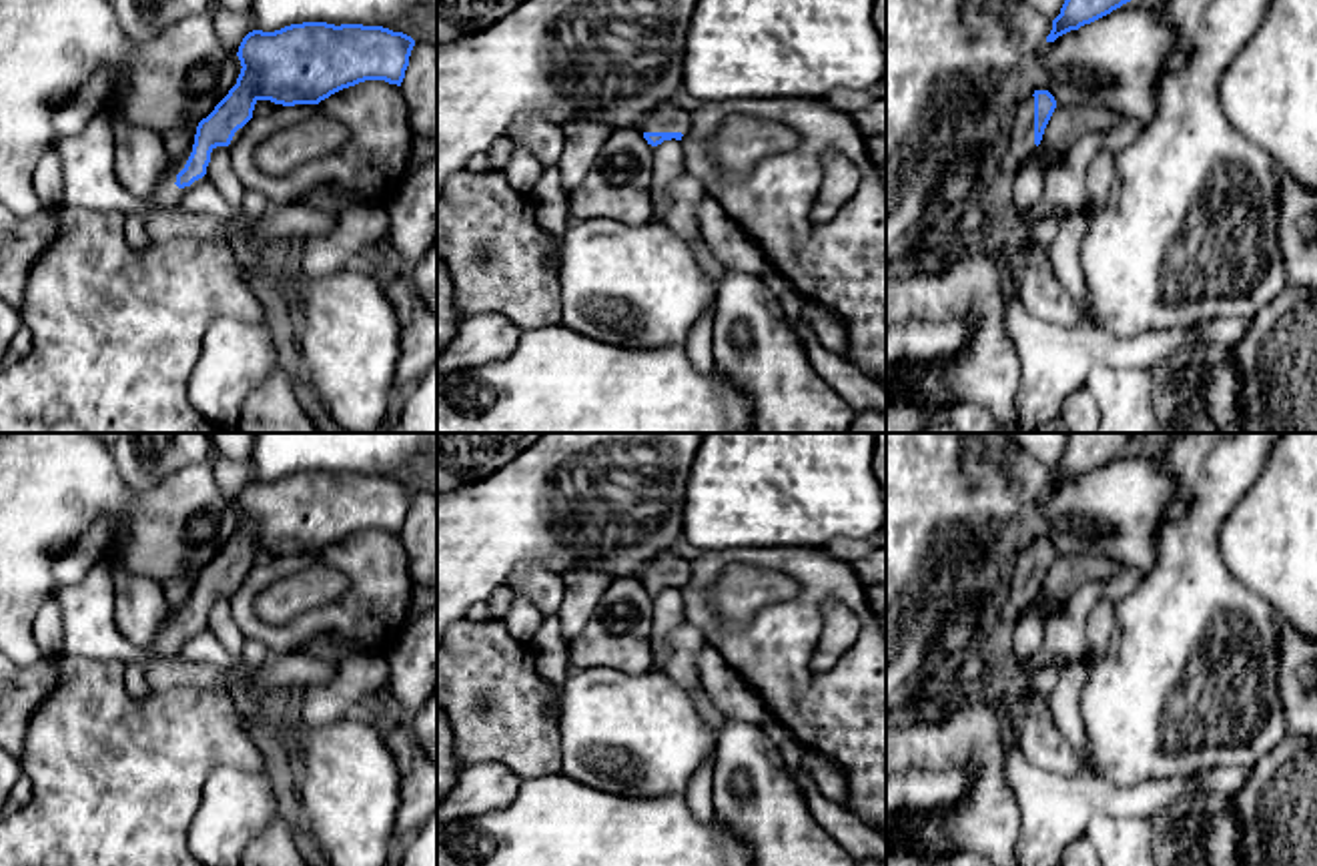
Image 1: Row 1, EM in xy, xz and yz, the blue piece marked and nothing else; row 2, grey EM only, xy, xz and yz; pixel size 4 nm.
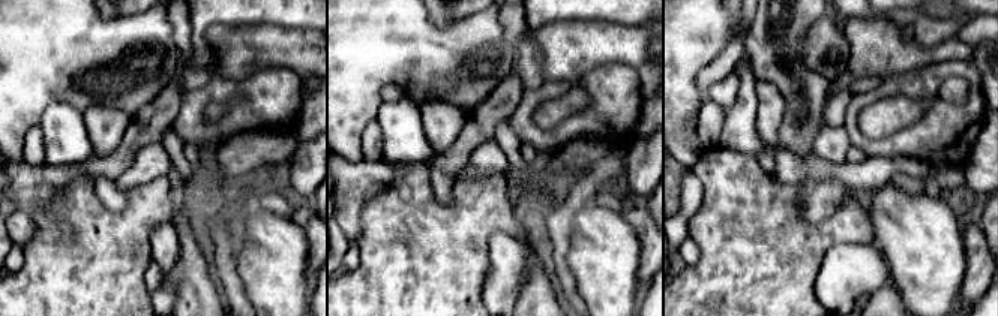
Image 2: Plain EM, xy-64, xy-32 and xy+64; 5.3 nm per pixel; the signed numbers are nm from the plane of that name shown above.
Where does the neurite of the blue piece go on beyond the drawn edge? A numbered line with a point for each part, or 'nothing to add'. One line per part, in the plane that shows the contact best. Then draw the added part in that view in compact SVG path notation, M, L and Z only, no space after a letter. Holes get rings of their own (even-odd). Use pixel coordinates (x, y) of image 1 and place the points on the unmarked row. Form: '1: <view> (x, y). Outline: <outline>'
1: xy (167, 644). Outline: M192 589L192 593L194 593L194 589ZM190 593L186 605L180 609L180 615L178 615L176 619L168 621L168 623L162 627L158 639L152 643L152 650L154 650L156 654L162 654L162 656L166 656L166 658L174 656L176 652L180 652L182 643L184 643L190 635L194 635L196 631L200 631L200 629L204 629L204 627L208 625L208 615L206 615L206 623L204 623L202 627L194 629L190 635L178 637L178 635L174 633L174 631L176 631L176 623L184 617L186 609L188 609L188 605L190 605L190 601L192 601L192 593Z

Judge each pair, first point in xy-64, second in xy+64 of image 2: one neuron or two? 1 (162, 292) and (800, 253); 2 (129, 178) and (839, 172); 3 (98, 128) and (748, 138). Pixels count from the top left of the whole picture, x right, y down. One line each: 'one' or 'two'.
1: two
2: two
3: two

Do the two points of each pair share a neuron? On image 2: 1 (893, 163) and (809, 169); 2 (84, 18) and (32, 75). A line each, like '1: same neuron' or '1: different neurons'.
1: same neuron
2: same neuron

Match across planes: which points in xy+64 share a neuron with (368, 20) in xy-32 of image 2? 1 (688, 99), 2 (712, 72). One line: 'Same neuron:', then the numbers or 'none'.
Same neuron: 1

